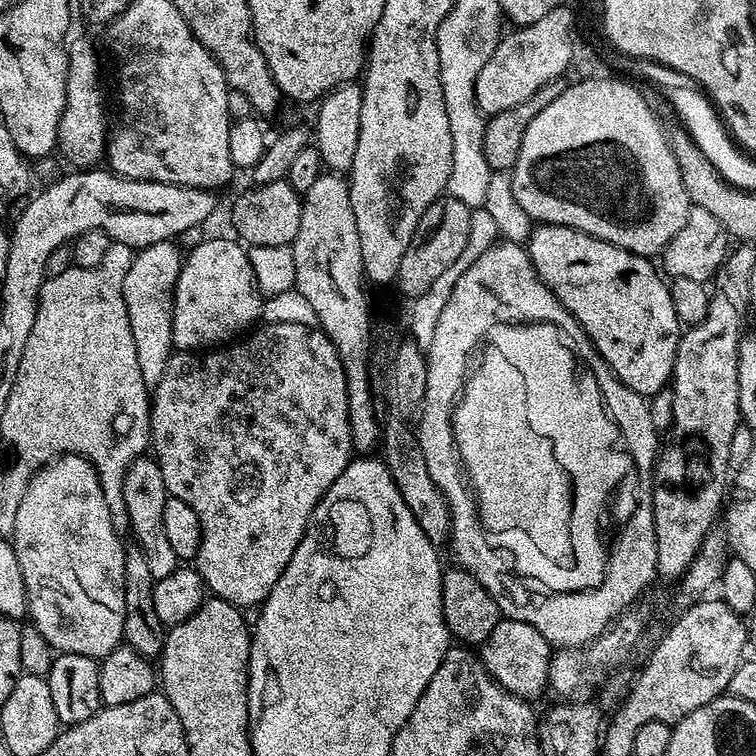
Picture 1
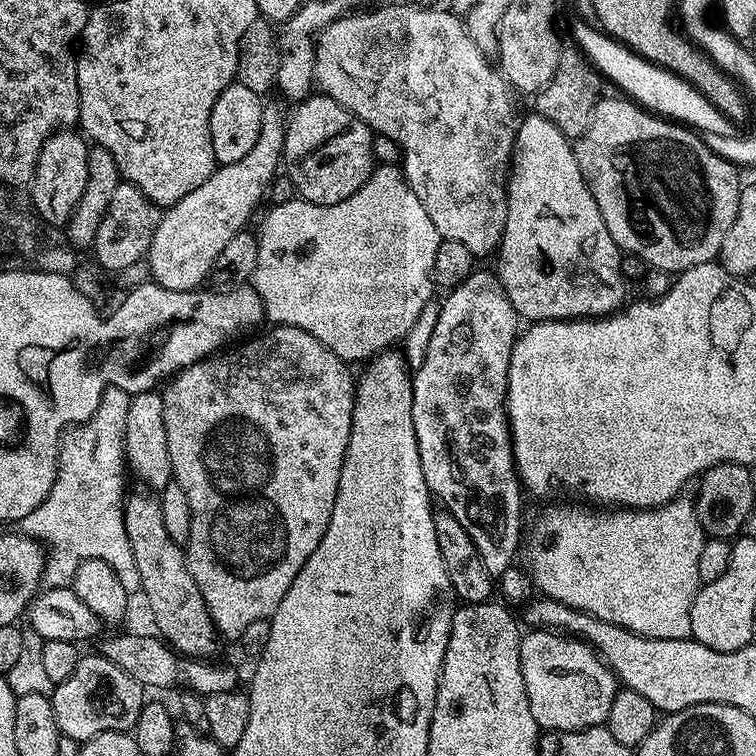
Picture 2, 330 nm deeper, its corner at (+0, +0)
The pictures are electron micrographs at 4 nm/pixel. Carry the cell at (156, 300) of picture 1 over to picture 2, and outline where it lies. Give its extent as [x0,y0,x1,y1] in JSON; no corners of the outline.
[146,103,286,292]

